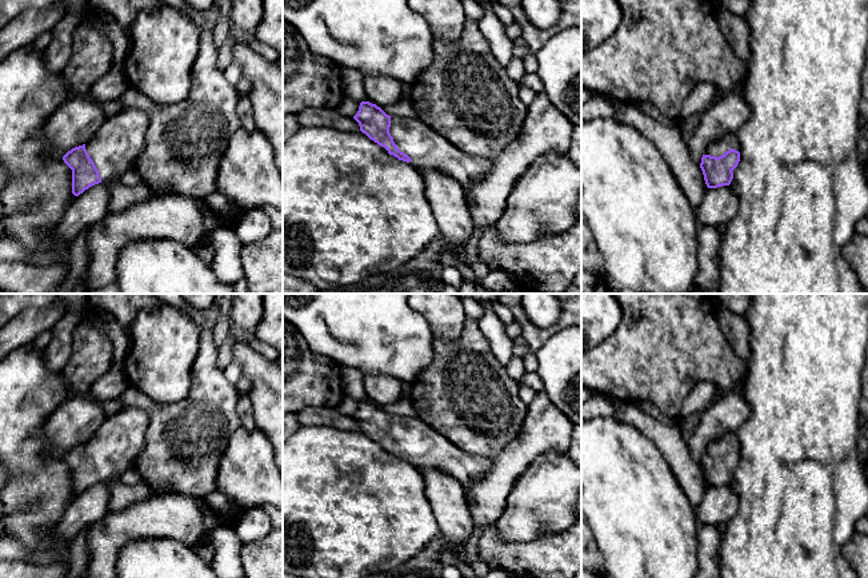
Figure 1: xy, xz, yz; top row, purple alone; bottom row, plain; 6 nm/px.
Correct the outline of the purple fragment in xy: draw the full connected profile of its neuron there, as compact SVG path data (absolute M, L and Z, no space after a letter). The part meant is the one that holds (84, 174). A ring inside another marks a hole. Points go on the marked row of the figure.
M123 108L105 117L92 139L68 151L63 160L72 170L72 194L79 196L99 183L117 180L135 167L145 146L147 115Z

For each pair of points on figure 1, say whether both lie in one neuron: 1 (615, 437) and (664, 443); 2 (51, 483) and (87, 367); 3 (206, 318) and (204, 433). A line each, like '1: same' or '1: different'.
1: different
2: different
3: different

